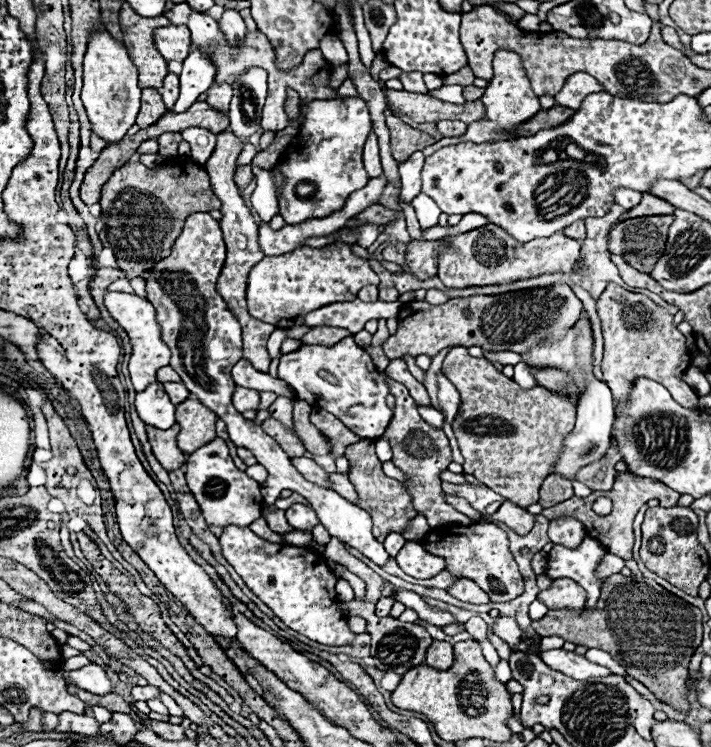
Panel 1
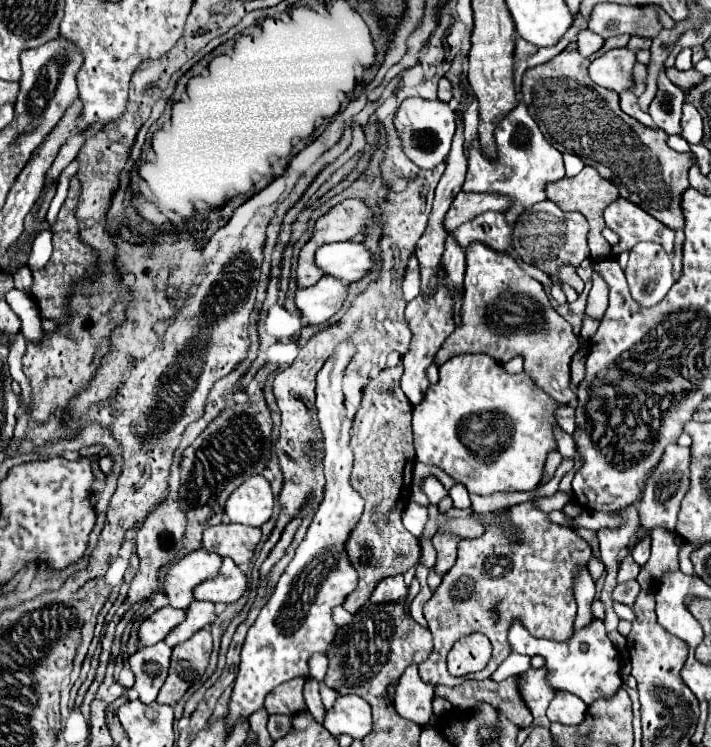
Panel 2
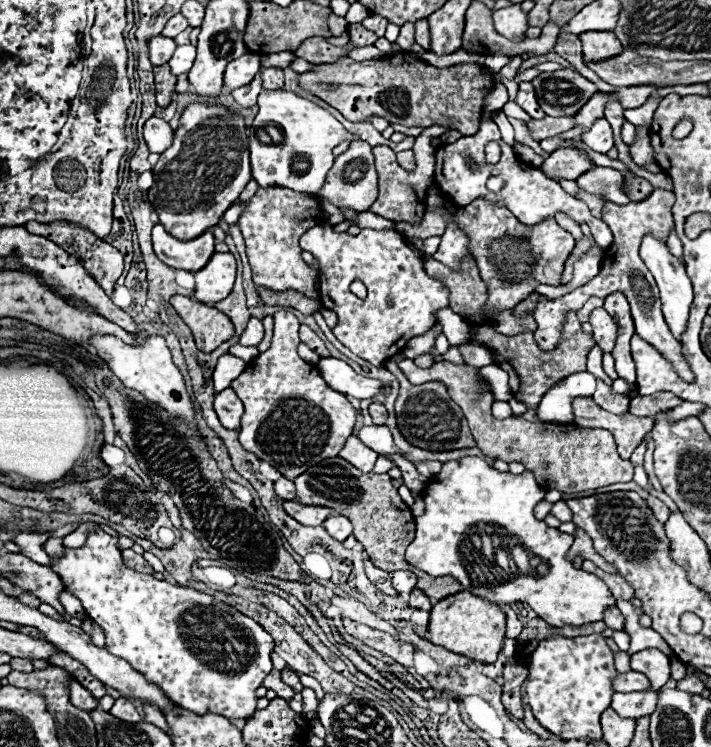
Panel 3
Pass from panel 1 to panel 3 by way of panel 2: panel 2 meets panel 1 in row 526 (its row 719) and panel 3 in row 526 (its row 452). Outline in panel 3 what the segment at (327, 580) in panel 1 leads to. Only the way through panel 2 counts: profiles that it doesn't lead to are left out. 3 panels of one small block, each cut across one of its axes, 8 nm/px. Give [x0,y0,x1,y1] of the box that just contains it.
[322,514,352,542]

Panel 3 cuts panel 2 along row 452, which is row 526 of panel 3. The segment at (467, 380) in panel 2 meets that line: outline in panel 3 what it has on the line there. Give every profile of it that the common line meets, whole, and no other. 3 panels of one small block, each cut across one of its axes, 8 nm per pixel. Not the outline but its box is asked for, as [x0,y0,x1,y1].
[406,458,616,628]

